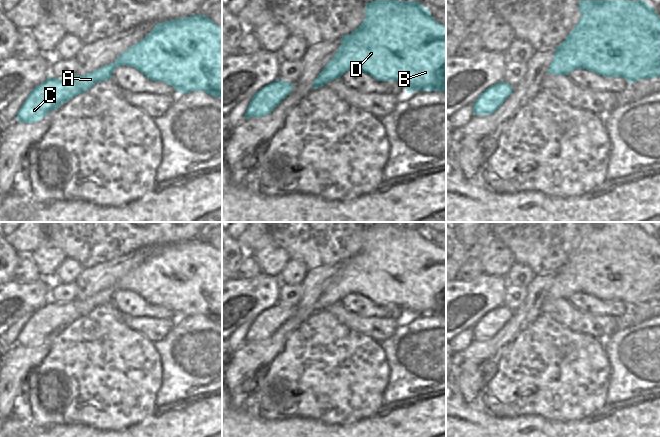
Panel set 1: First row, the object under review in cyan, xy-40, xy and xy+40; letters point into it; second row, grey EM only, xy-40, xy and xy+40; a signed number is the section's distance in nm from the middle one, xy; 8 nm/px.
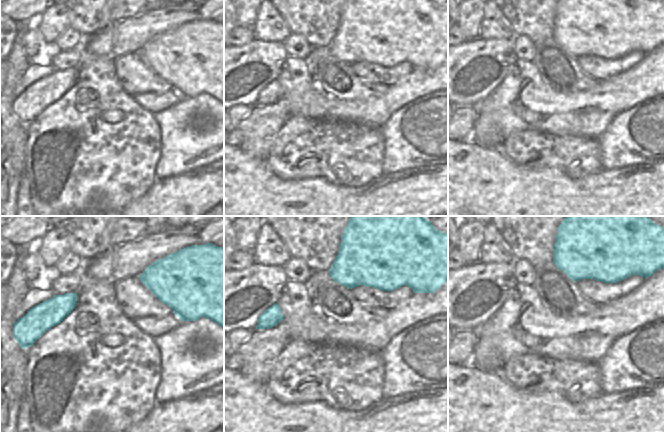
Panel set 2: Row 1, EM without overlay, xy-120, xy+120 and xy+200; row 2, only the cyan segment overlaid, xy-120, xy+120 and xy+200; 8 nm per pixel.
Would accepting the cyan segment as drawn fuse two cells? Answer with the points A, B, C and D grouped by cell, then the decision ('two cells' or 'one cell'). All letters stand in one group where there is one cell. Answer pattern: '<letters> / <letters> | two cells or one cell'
A B C D | one cell

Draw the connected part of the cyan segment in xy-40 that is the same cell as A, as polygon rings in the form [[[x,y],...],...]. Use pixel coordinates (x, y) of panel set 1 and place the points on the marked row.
[[[192,15],[182,19],[156,23],[151,32],[138,43],[121,53],[114,63],[104,65],[86,75],[74,75],[68,79],[49,77],[35,87],[17,112],[17,121],[36,123],[52,109],[55,111],[76,95],[91,89],[96,83],[112,79],[116,67],[134,67],[152,81],[162,81],[174,87],[178,93],[204,91],[222,99],[222,27],[209,17]]]

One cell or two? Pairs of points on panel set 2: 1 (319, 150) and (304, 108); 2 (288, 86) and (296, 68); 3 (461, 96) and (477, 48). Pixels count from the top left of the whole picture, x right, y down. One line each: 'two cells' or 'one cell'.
1: two cells
2: one cell
3: one cell

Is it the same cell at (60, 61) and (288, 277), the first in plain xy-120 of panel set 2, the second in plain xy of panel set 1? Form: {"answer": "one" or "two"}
{"answer": "two"}

